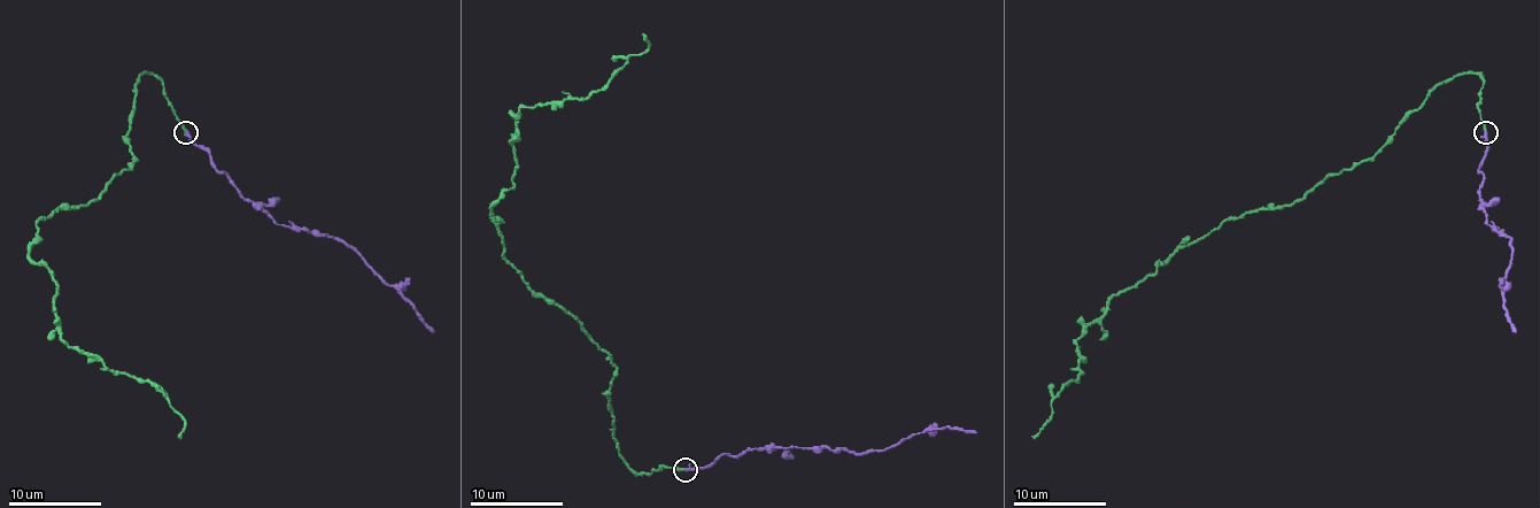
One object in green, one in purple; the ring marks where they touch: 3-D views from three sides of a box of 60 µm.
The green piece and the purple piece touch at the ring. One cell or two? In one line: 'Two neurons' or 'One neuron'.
One neuron

